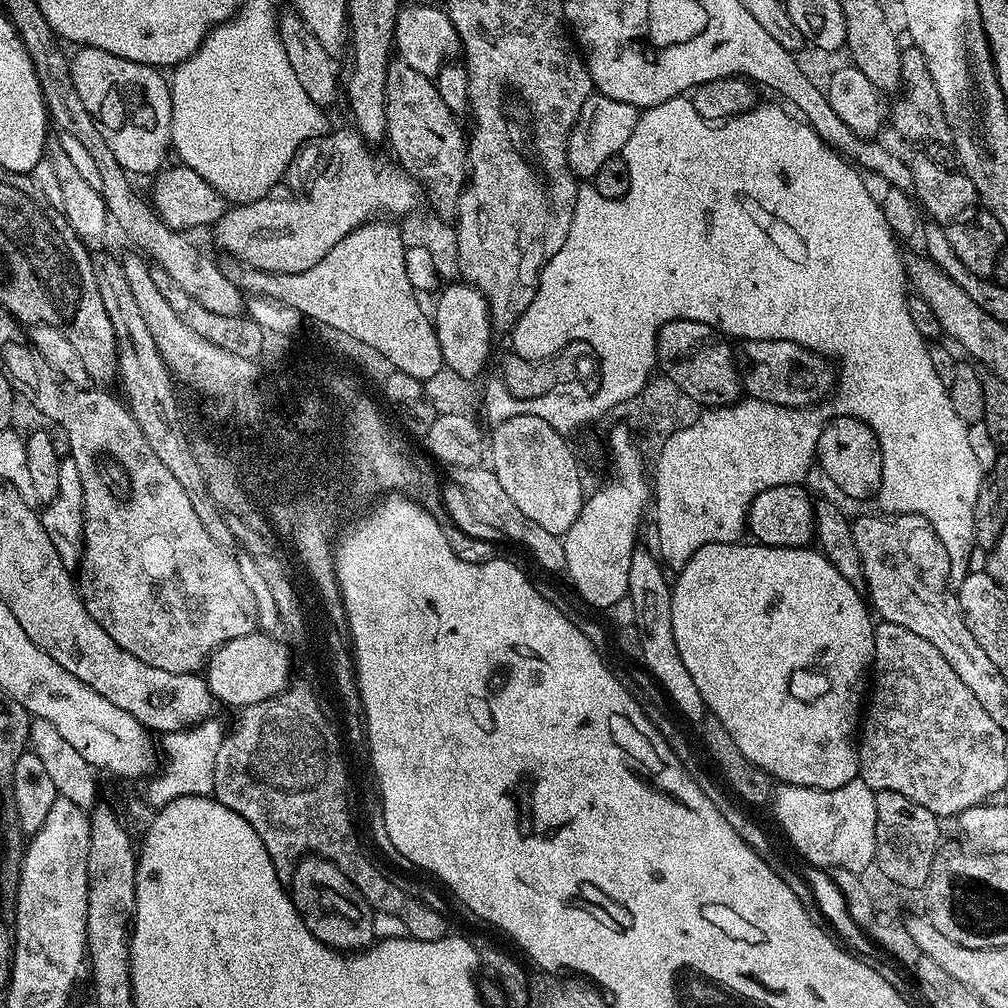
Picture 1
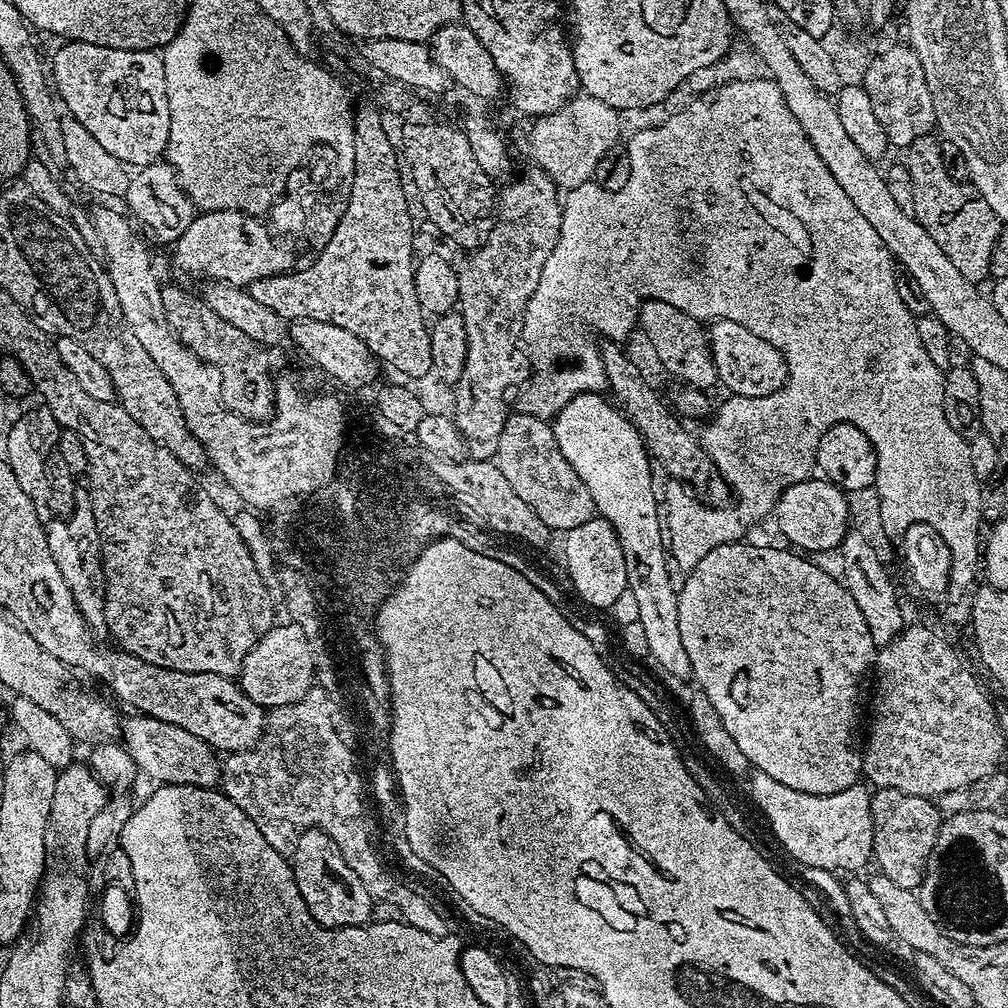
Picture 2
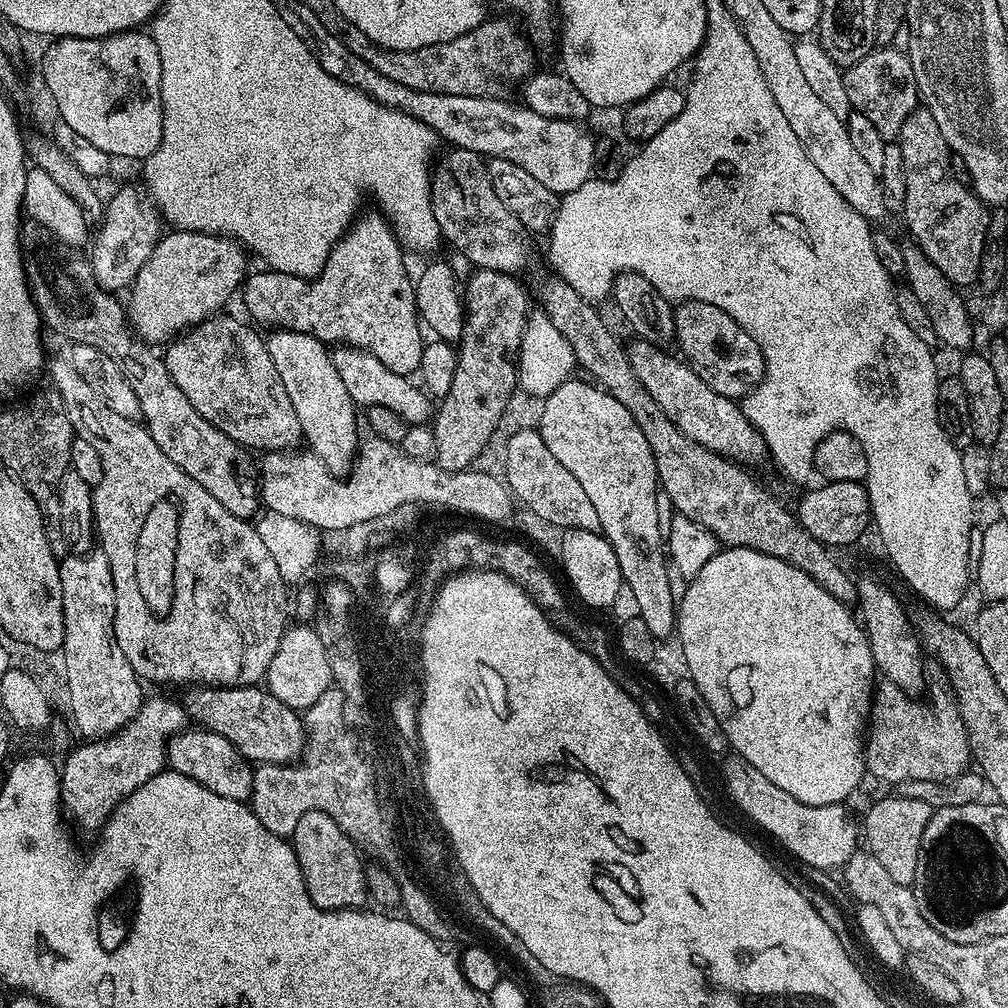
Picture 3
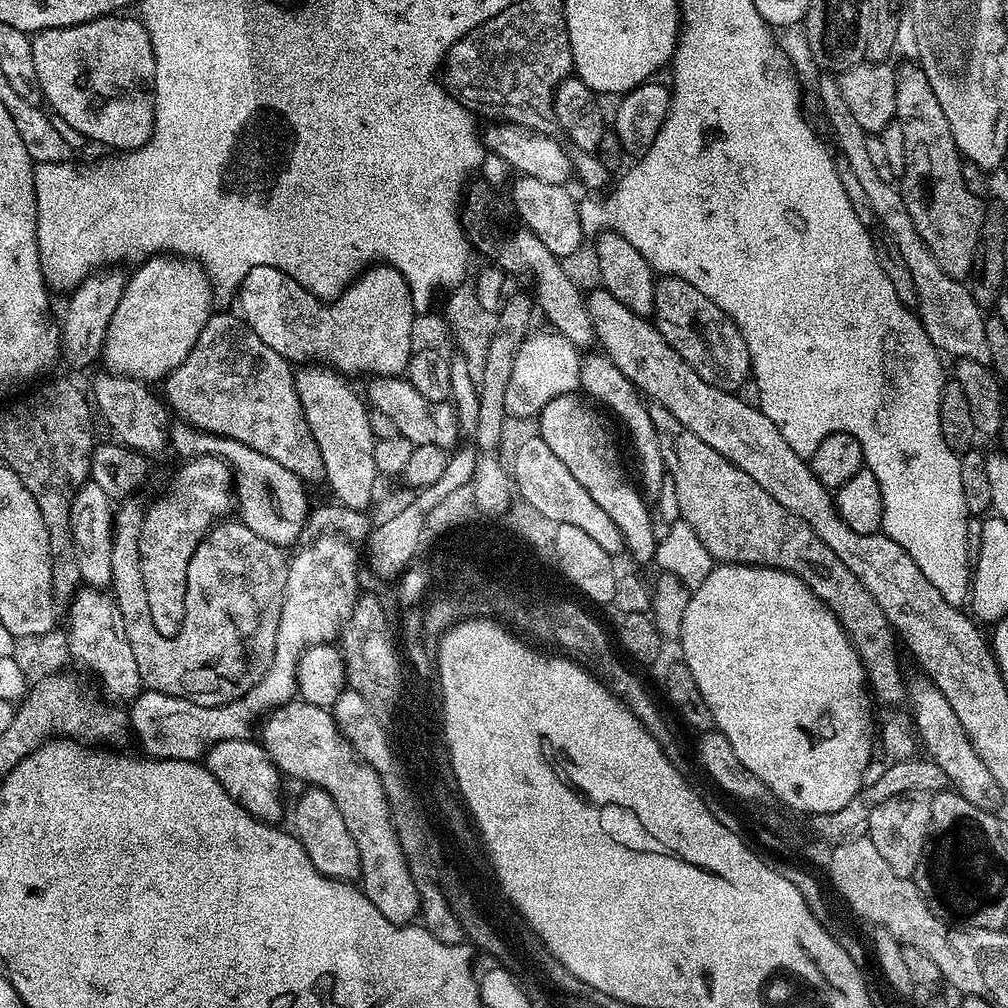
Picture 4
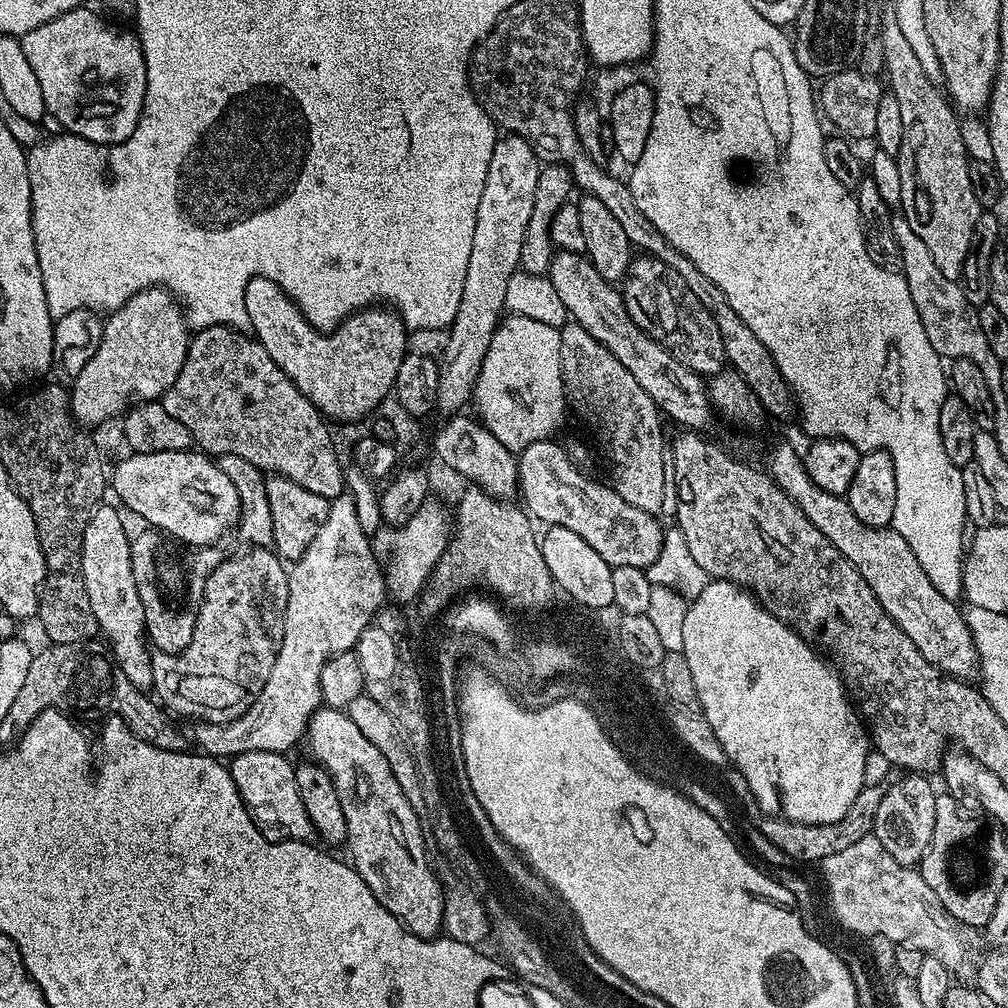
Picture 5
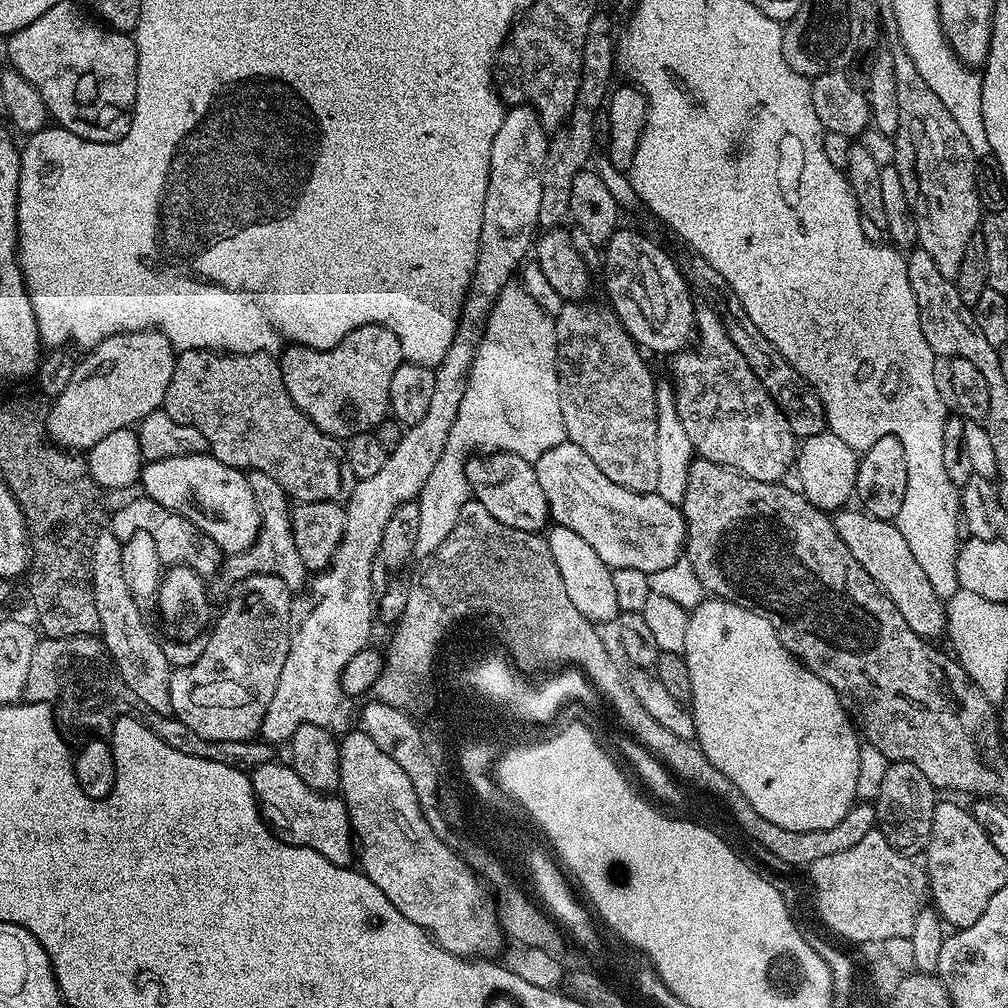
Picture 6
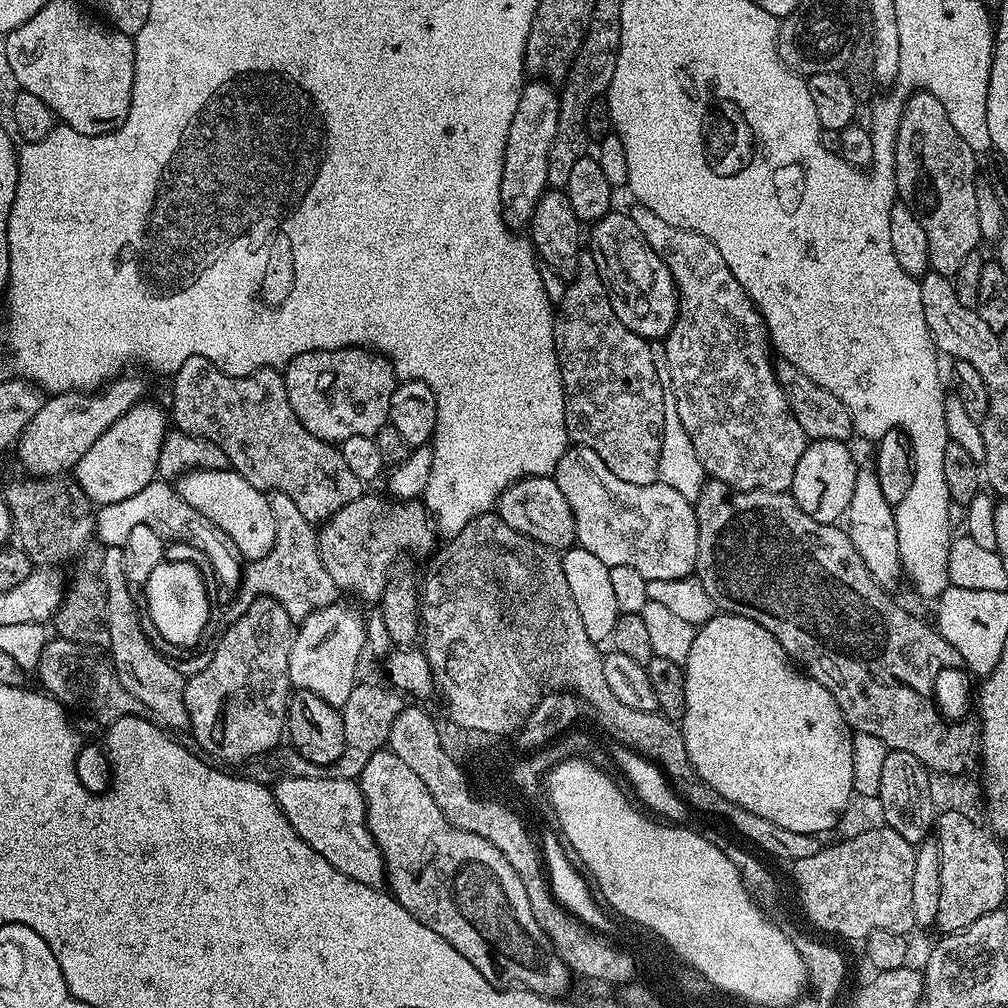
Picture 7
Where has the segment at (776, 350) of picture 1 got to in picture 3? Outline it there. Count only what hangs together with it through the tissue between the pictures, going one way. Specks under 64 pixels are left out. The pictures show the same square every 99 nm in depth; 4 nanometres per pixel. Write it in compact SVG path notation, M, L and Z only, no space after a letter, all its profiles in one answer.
M686 300L675 305L676 339L683 359L719 396L729 396L734 401L749 396L762 382L764 359L762 350L726 310L710 306L710 302Z

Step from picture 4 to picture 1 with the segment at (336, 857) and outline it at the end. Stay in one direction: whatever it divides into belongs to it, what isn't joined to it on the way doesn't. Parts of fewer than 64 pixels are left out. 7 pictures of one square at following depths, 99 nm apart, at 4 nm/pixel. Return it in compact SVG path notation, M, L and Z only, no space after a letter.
M311 854L299 861L290 881L290 895L300 916L306 922L310 934L318 938L326 946L337 952L351 954L359 952L373 943L372 913L373 908L366 902L366 898L342 874L342 870L332 860L324 856Z

